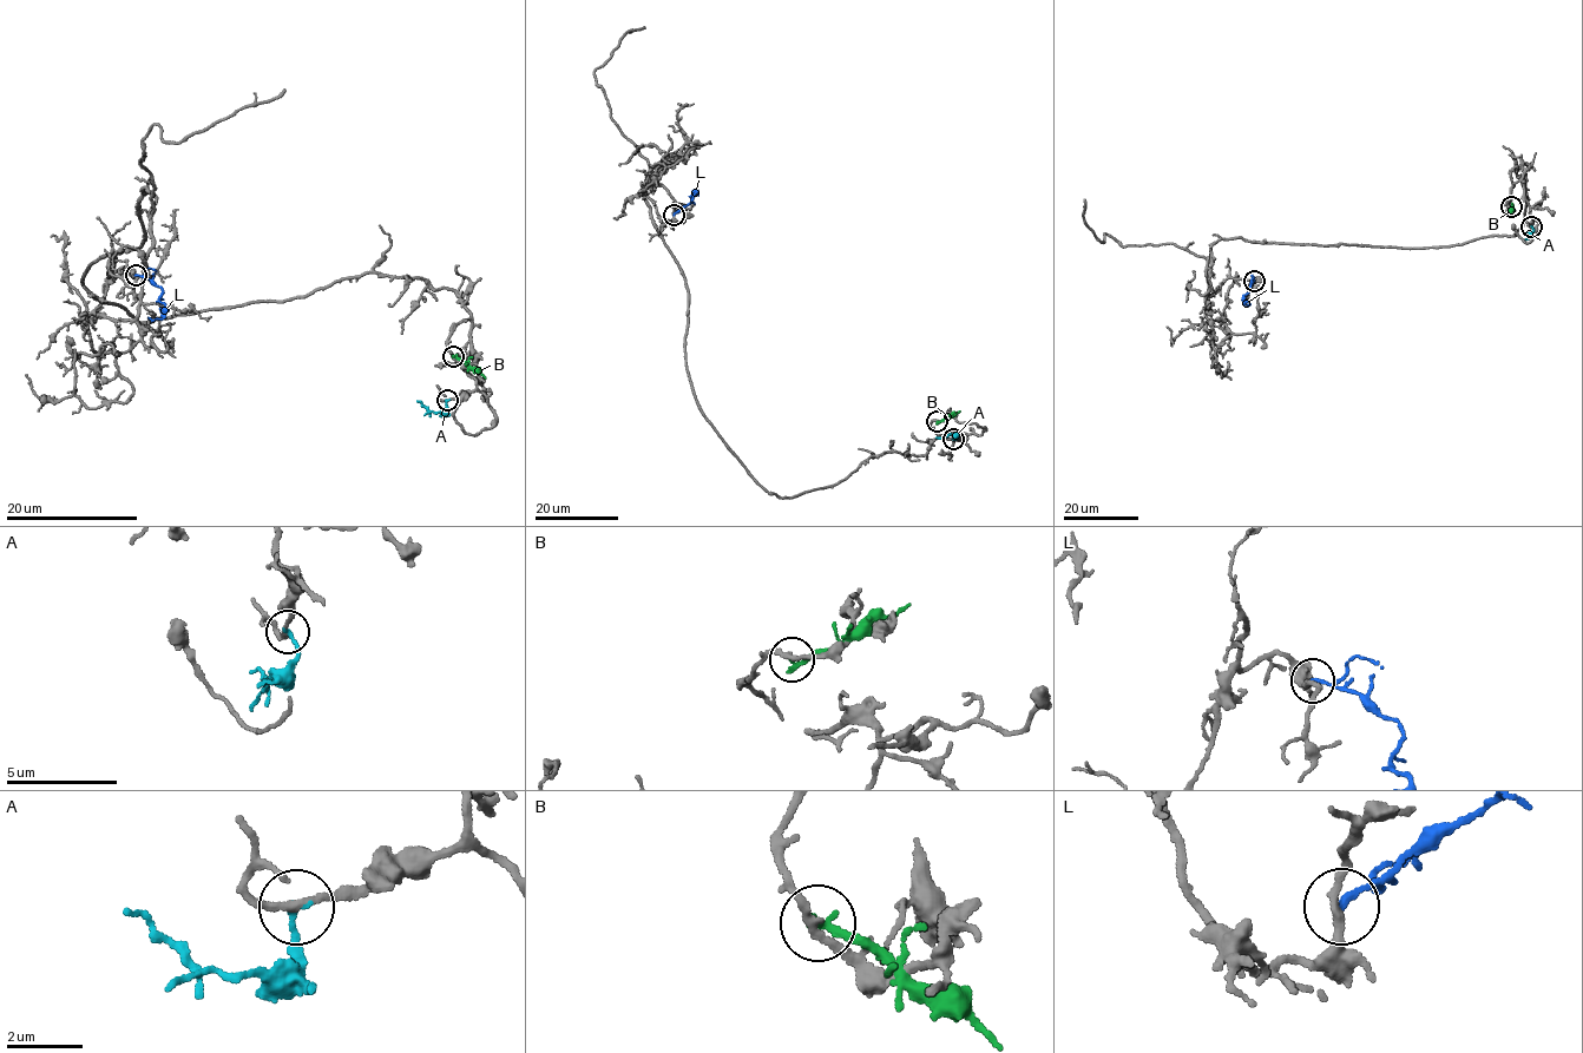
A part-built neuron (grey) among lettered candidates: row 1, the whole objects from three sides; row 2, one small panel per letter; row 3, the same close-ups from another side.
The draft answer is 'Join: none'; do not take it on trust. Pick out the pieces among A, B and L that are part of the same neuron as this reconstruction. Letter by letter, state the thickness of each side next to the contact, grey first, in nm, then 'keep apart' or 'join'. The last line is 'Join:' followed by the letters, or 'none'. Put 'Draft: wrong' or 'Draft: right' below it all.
A: calibres 200 and 190 nm; keep apart
B: calibres 200 and 280 nm; keep apart
L: calibres 220 and 180 nm; join
Join: L
Draft: wrong

